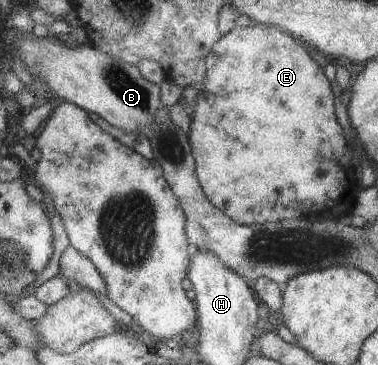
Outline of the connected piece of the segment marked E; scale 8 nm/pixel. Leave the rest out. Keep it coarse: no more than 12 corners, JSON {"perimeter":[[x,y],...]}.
{"perimeter":[[254,22],[207,56],[189,139],[241,225],[350,214],[322,67]]}

